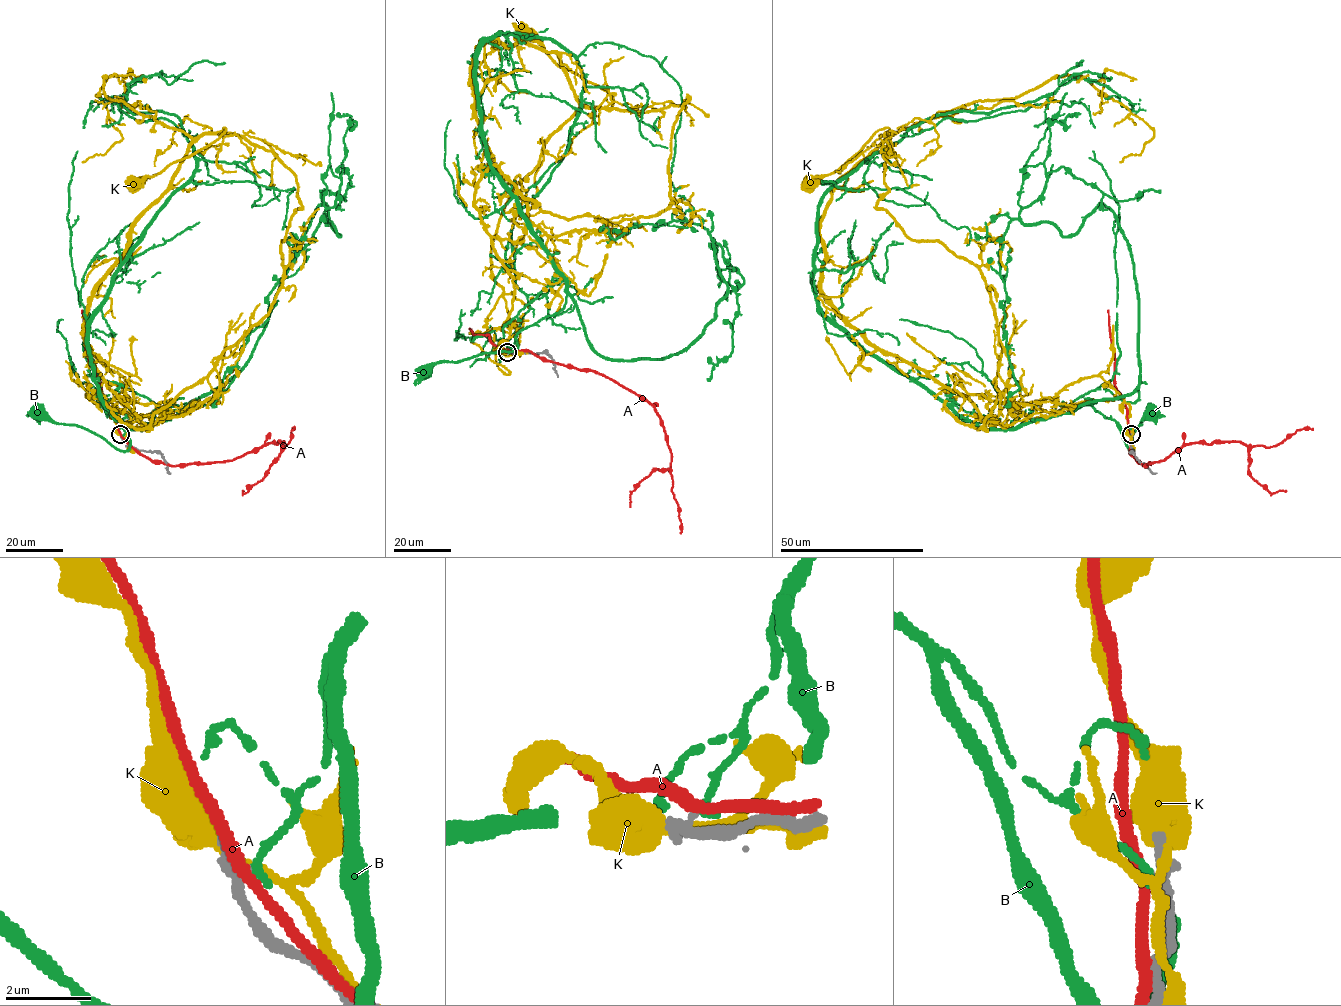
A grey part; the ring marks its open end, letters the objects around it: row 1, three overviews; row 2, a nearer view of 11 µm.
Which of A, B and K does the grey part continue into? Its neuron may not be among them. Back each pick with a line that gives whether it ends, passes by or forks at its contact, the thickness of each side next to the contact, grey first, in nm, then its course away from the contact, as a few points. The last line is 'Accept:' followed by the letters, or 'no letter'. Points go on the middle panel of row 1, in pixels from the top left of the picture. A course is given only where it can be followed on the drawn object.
Accept: no letter

